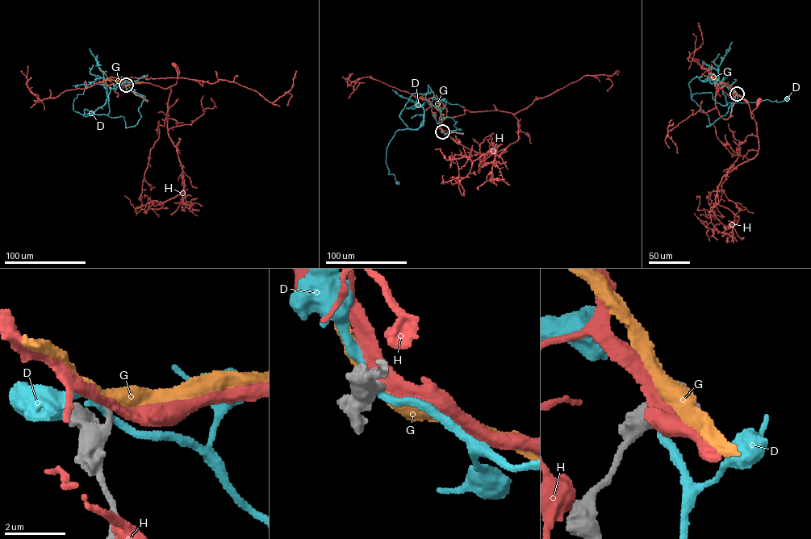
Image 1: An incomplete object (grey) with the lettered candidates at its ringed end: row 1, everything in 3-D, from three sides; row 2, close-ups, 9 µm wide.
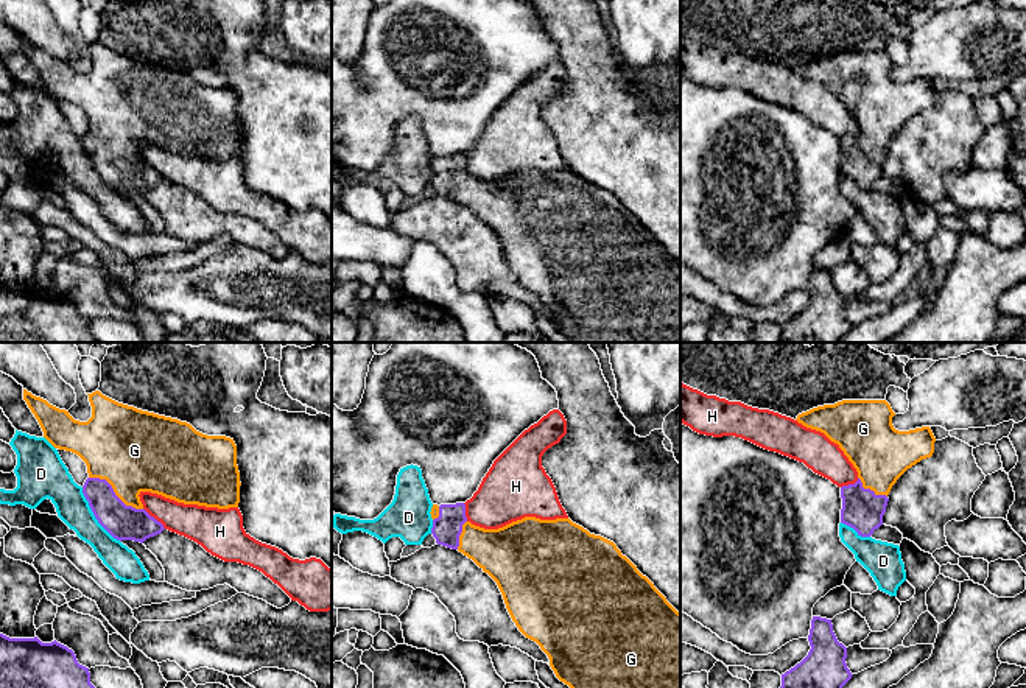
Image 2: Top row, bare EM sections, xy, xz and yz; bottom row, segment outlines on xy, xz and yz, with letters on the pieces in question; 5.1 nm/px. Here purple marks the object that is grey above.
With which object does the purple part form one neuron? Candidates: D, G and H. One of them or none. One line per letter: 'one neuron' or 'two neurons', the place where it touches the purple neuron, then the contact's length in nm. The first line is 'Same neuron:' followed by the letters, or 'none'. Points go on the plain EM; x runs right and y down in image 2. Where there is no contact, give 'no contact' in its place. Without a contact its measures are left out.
Same neuron: G
D: two neurons; contact xy (94, 165); length 360 nm
G: one neuron; contact xy (114, 143); length 320 nm
H: two neurons; contact xy (153, 168); length 160 nm

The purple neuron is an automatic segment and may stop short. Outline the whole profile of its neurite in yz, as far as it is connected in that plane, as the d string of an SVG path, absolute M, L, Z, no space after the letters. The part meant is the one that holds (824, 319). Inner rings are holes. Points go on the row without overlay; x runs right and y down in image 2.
M813 268L808 293L808 307L782 325L780 342L842 342L853 325L845 314L847 299L838 293L831 271Z

